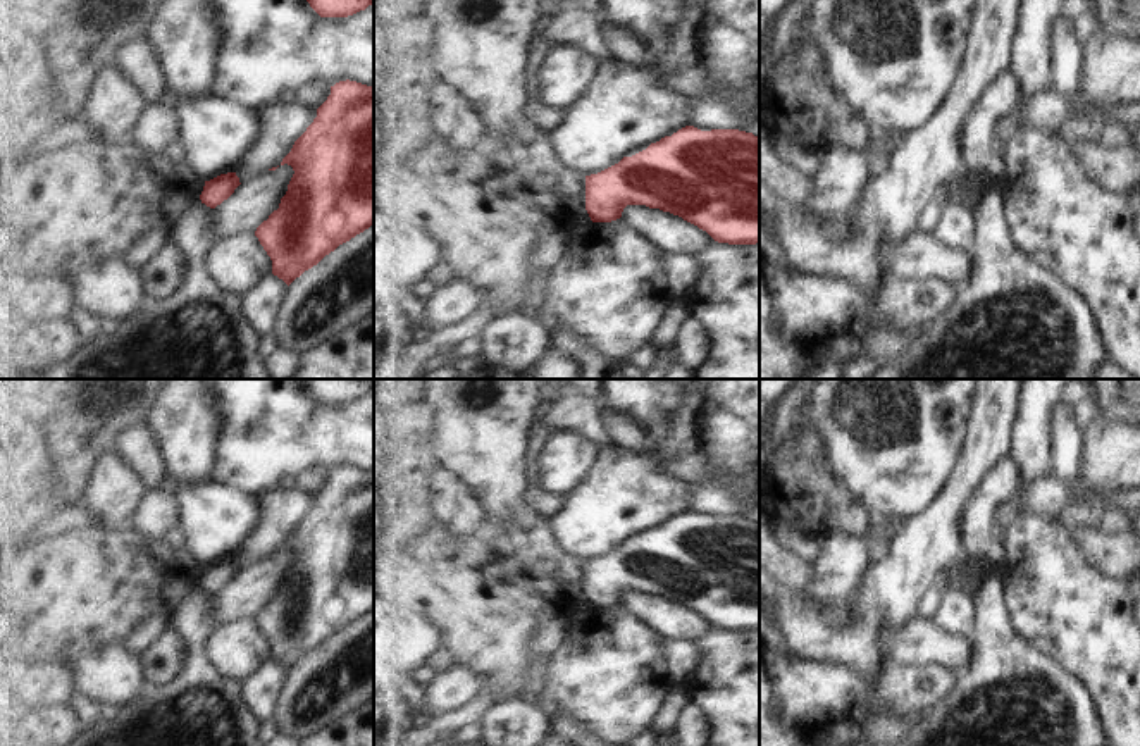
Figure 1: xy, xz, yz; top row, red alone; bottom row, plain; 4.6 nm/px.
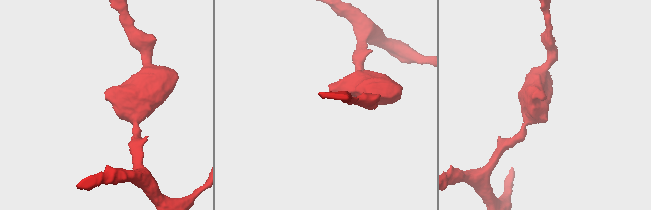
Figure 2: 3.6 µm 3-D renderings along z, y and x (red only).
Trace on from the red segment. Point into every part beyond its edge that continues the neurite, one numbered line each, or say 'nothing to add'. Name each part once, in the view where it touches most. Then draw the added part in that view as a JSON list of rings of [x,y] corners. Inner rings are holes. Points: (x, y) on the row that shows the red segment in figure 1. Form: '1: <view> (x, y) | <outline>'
nothing to add

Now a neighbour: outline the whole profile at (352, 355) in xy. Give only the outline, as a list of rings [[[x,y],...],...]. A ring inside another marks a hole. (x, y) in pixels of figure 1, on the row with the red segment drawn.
[[[374,314],[334,343],[307,351],[291,379],[374,379]]]

